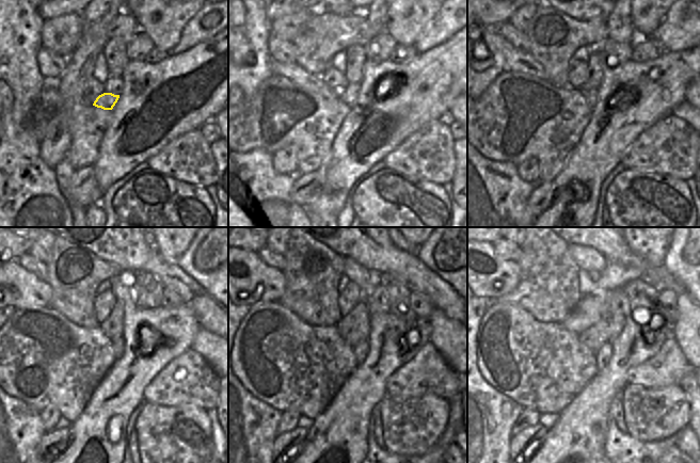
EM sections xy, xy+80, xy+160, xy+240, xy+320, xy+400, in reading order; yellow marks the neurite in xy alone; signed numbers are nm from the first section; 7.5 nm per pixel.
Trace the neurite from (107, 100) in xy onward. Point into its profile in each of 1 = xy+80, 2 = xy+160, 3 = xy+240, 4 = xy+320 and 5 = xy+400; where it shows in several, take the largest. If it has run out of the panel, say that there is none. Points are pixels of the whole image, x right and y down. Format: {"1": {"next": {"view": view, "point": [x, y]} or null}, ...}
{"1": {"next": {"view": "xy+80", "point": [292, 72]}}, "2": {"next": {"view": "xy+160", "point": [490, 48]}}, "3": {"next": {"view": "xy+240", "point": [11, 285]}}, "4": {"next": {"view": "xy+320", "point": [250, 281]}}, "5": {"next": {"view": "xy+400", "point": [489, 276]}}}

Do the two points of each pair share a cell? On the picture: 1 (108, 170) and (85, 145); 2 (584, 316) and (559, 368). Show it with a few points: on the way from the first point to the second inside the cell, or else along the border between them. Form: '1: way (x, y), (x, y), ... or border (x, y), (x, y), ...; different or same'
1: border (104, 133), (98, 149), (98, 157), (92, 165); different
2: border (560, 323), (577, 334); different

